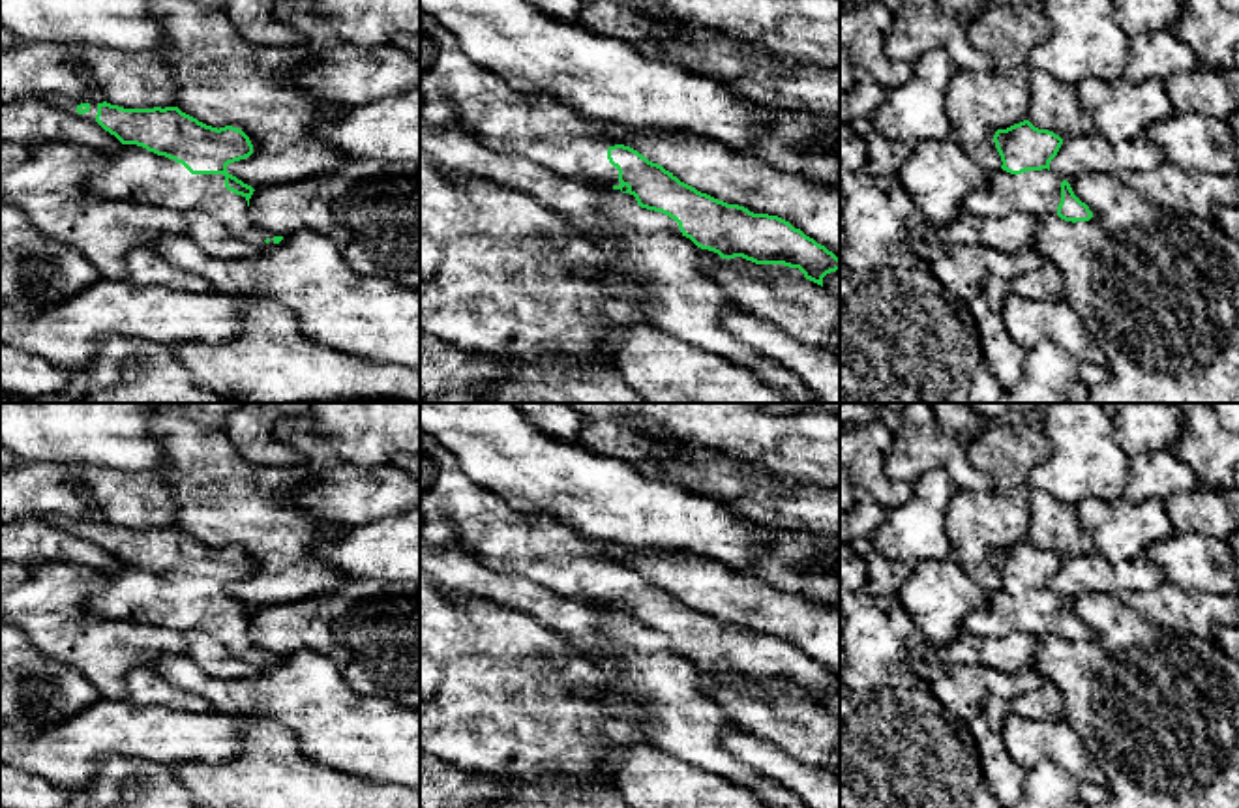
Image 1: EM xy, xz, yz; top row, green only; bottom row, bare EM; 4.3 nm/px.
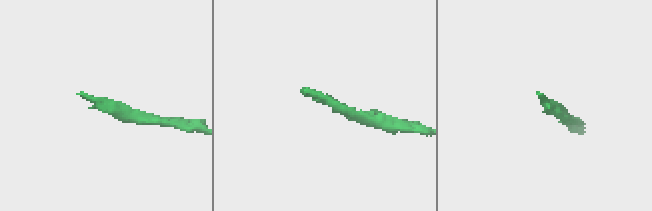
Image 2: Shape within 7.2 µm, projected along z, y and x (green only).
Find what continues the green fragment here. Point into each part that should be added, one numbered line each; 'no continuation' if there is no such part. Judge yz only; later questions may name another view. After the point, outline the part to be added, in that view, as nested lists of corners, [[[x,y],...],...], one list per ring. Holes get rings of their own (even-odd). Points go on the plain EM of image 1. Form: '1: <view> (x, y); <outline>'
1: yz (1037, 613); [[[1048,589],[1010,594],[990,594],[990,606],[965,617],[963,630],[978,637],[1003,637],[1012,632],[1057,636],[1063,598]]]

